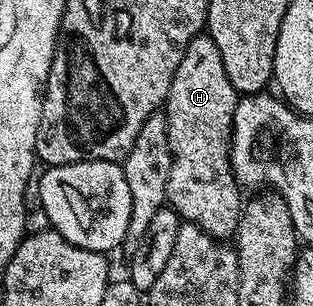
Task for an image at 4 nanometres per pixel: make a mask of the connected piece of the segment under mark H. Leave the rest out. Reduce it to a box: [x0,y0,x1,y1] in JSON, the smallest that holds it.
[164,32,244,240]

